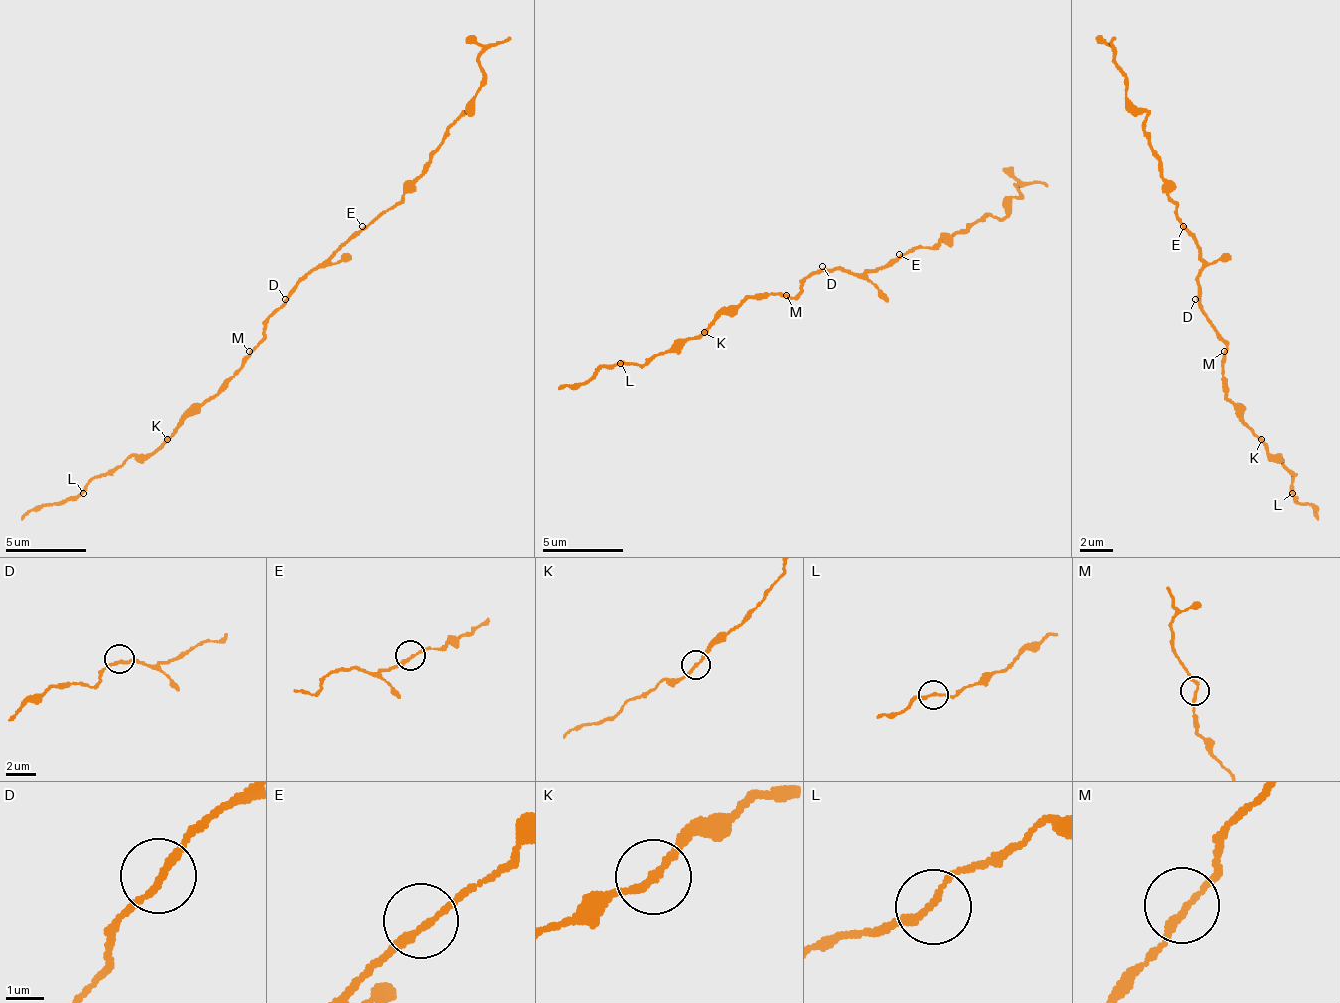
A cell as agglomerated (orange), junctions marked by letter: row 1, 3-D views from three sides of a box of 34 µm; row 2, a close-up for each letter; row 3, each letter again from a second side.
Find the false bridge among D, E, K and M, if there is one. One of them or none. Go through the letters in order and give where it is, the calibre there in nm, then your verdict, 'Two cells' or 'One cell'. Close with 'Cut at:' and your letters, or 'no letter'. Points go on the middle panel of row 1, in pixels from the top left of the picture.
D: Place: (822, 266). Thickness 200 nm. One cell
E: Place: (899, 254). Thickness 190 nm. One cell
K: Place: (704, 332). Thickness 190 nm. One cell
M: Place: (786, 295). Thickness 180 nm. One cell
Cut at: no letter

